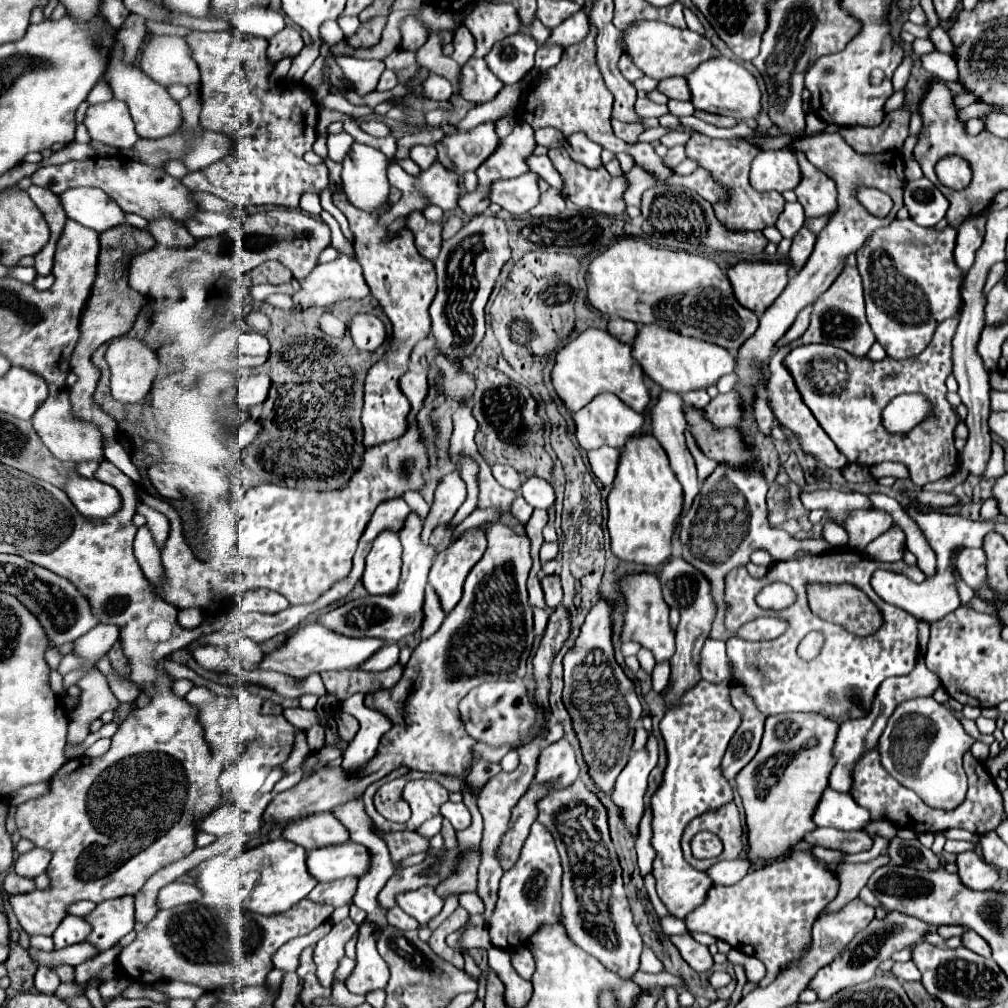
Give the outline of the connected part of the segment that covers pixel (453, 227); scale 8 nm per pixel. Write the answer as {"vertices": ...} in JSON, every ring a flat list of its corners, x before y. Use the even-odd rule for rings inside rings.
{"vertices":[[449,216,449,220,443,224,443,242,453,238,463,228,463,220,459,216]]}

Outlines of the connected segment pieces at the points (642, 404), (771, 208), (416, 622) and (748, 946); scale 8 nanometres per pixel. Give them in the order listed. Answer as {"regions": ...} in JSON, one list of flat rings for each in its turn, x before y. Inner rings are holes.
{"regions":[[[587,328,583,334,579,334,573,342,569,342,565,348,559,350,555,368,551,372,553,386,559,394,559,398,567,404,571,412,581,410,587,406,597,394,611,392,619,396,625,404,629,404,637,412,647,412,651,394,643,380,641,366,631,356,631,346,619,342,615,336,611,336,605,330]],[[691,134,687,142,687,158,695,160,699,168,707,170,711,178,721,184,721,188,727,192,727,200,713,204,715,216,723,222,723,226,731,232,749,232,749,230,763,230,767,226,775,226,779,212,785,206,785,198,777,192,757,192,749,184,749,168,753,158,759,154,759,146,743,140,743,138,731,138,731,140,719,140,709,138,705,134]],[[413,512,409,520,405,520,405,528,399,532,401,544,403,544,403,576,397,586,397,590,389,596,365,596,351,602,345,602,343,606,323,614,319,618,321,624,327,628,333,628,335,632,341,632,345,636,369,636,369,638,383,638,389,642,399,642,407,634,413,634,421,630,425,614,423,614,423,600,425,600,425,586,427,586,427,574,435,558,433,546,423,546,419,534,421,534,421,520]],[[795,850,791,852,791,860,751,870,743,880,739,880,733,886,713,886,709,890,709,896,705,898,705,904,701,904,701,908,689,914,685,923,689,930,707,932,715,938,729,942,733,948,749,956,757,956,767,966,767,976,759,982,759,986,769,986,785,966,789,966,795,960,801,960,801,956,809,950,813,922,817,920,819,912,827,906,827,902,831,902,837,896,837,890,839,880,833,872,815,864,809,850]]]}

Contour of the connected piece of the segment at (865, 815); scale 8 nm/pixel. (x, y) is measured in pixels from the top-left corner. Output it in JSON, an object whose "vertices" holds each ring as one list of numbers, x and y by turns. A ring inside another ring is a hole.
{"vertices":[[825,788,813,812,813,822,817,826,831,826,839,830,861,830,867,822,871,822,871,816,865,808,855,804,849,794]]}

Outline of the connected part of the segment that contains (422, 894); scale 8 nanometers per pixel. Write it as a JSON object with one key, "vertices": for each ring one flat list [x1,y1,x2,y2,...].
{"vertices":[[423,886,419,890,411,890,397,896,397,906,409,916,417,918,419,924,429,924,441,912,443,900,437,896,435,888]]}

